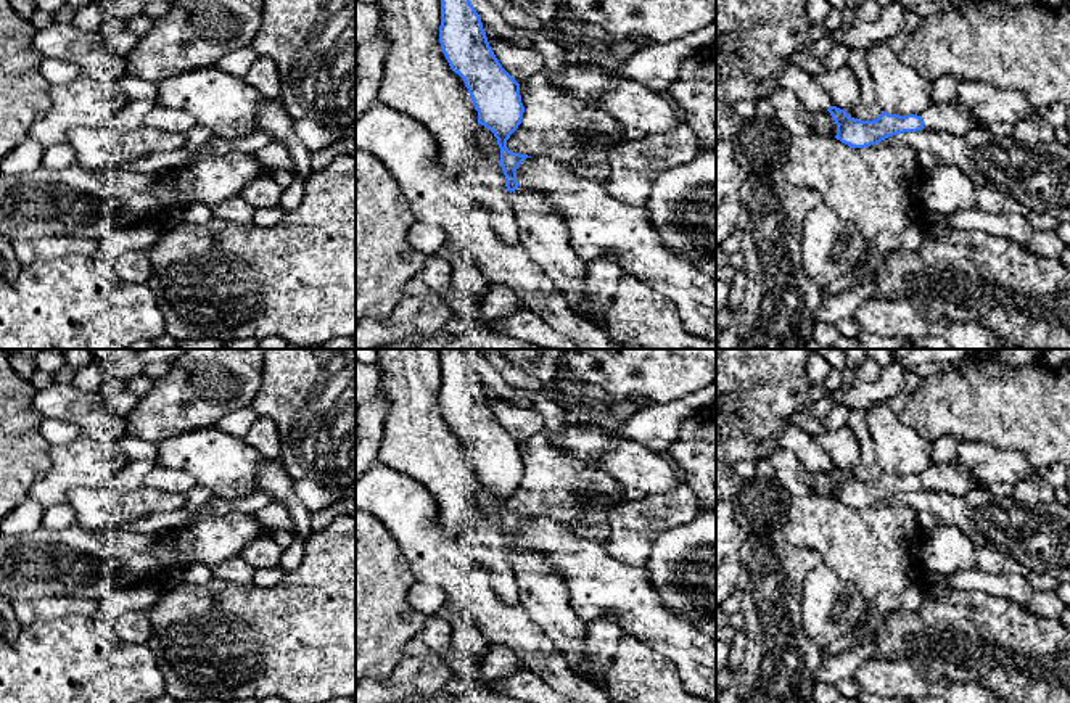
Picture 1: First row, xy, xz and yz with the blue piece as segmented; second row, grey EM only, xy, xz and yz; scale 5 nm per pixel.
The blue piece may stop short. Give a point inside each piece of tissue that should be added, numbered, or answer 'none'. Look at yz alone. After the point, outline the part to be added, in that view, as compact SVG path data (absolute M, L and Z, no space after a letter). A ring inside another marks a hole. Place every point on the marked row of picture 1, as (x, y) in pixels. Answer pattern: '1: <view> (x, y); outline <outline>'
1: yz (954, 118); outline M961 101L944 105L932 105L922 114L924 129L964 135L970 129L982 125L975 114L967 109Z

